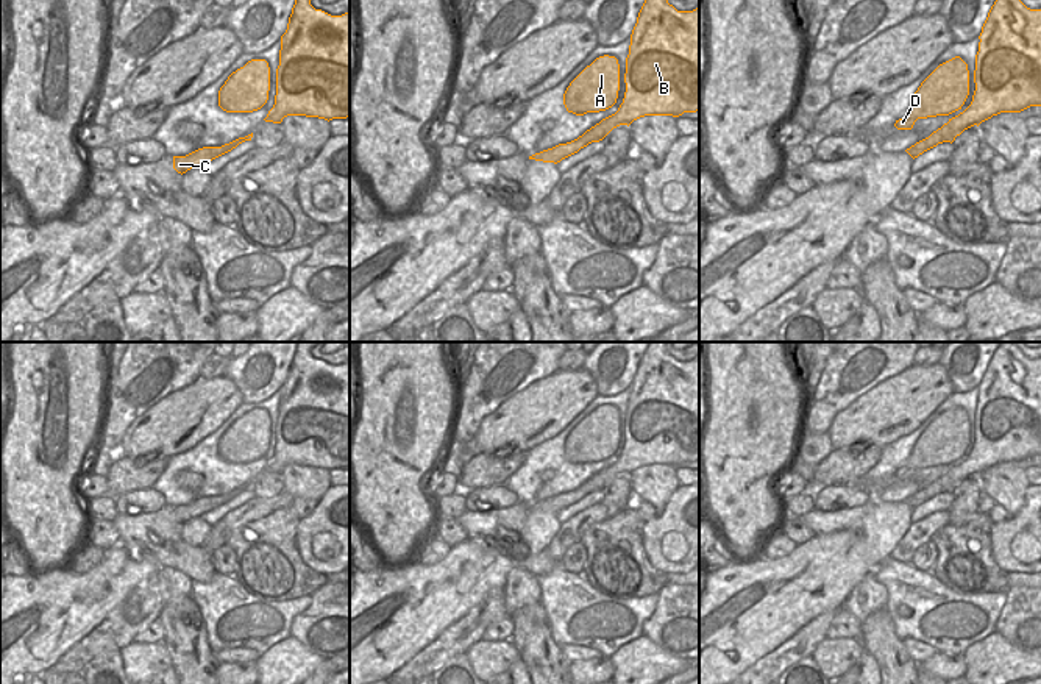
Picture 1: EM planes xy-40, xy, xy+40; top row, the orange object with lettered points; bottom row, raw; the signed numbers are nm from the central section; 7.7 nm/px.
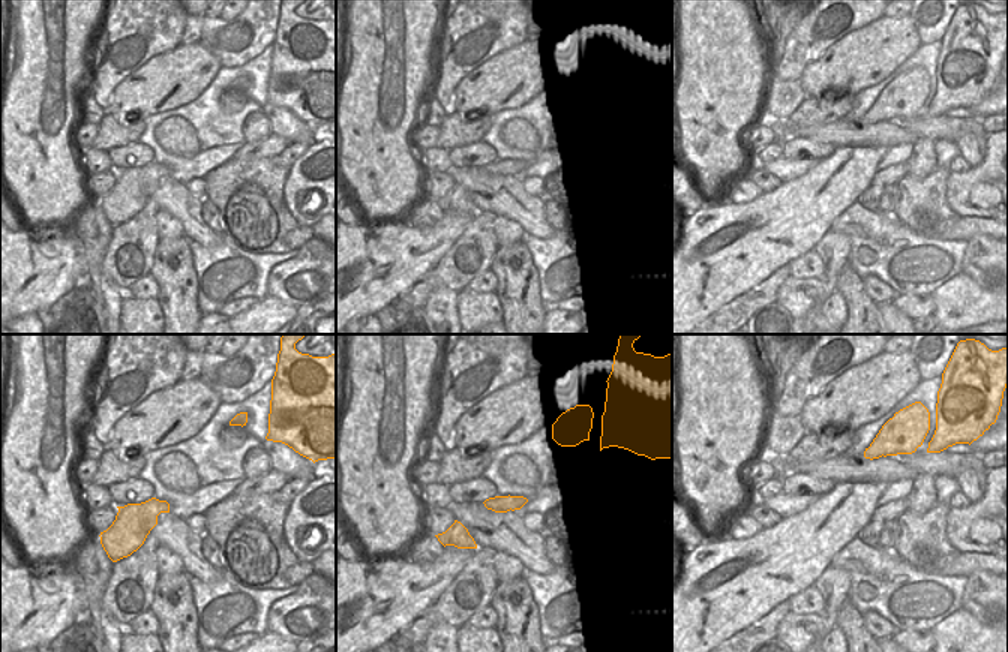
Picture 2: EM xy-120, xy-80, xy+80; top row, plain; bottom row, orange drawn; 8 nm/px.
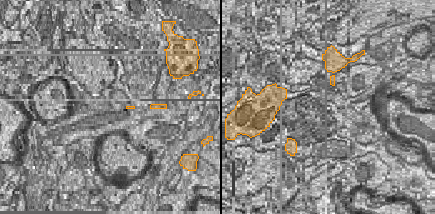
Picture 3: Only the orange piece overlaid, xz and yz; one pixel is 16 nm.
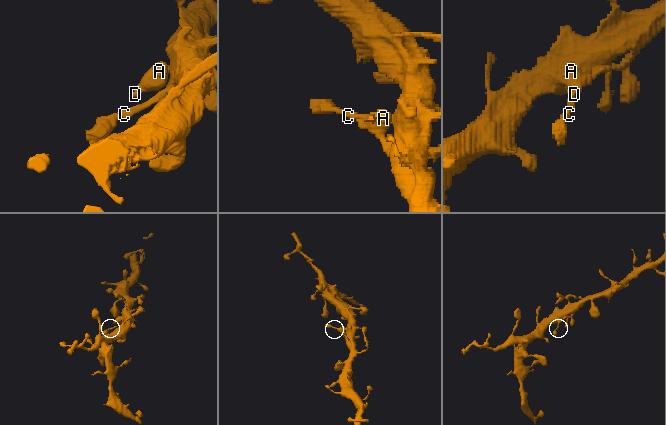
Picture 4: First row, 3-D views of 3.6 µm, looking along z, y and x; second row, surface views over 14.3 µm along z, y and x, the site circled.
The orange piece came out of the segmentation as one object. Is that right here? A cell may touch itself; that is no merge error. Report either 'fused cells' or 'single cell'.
single cell

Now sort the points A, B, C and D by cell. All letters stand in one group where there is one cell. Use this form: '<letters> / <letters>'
A B C D

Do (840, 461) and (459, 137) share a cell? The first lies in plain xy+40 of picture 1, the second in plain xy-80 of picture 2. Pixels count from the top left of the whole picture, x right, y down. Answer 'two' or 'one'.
one

